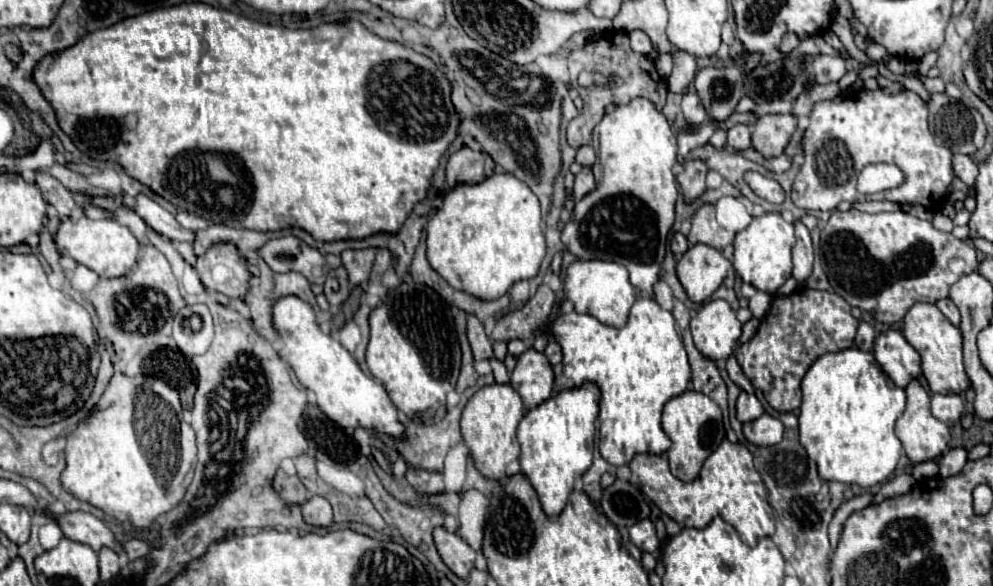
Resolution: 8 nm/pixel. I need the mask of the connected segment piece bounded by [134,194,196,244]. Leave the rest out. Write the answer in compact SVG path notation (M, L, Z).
M136 196L136 206L134 206L134 212L150 226L154 228L156 232L168 236L170 240L174 242L190 242L194 244L196 240L196 234L192 230L186 230L178 224L178 220L168 212L164 210L160 204L156 204L154 200L150 200L148 196Z

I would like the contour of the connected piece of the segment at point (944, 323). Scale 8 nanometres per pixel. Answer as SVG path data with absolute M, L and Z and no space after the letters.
M916 304L904 316L902 334L906 340L918 350L922 358L922 372L928 380L932 392L938 394L964 394L970 380L962 366L962 334L960 328L954 326L950 320L934 304Z

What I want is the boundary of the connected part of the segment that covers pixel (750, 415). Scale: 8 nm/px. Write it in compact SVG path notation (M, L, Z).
M744 390L738 396L736 408L738 408L736 416L738 416L740 422L752 422L752 420L756 420L756 418L760 418L764 414L764 408L762 408L760 400L754 394L748 394Z

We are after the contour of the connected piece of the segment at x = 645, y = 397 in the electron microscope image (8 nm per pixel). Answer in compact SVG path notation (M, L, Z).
M642 296L634 302L630 308L630 318L624 328L612 328L606 324L600 324L590 314L578 314L578 312L564 312L556 318L552 326L552 336L556 342L560 342L564 350L564 358L560 364L554 366L556 374L556 386L554 394L566 388L576 388L582 382L596 382L602 390L600 398L600 454L606 462L614 466L624 466L632 460L634 454L650 452L650 454L664 454L672 440L662 428L662 408L672 398L682 394L686 388L690 388L690 366L686 358L686 350L682 344L682 338L676 332L674 318L670 312L662 310L652 298Z

